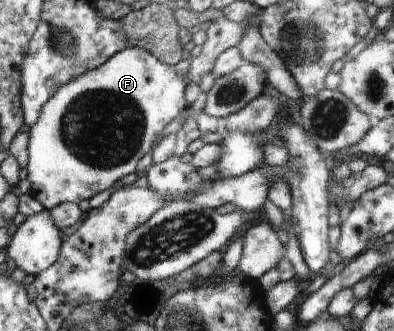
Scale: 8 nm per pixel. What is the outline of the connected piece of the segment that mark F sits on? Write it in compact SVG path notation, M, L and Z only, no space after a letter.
M224 16L214 19L209 26L202 51L198 57L193 58L186 72L180 72L175 65L168 66L160 62L143 48L125 47L98 68L87 70L78 78L62 85L46 102L38 120L30 128L25 128L29 131L27 179L31 182L31 195L44 209L90 199L102 190L114 189L120 178L136 172L138 160L155 147L154 141L164 127L188 107L186 86L192 82L199 84L202 74L213 69L218 55L237 46L245 27Z

